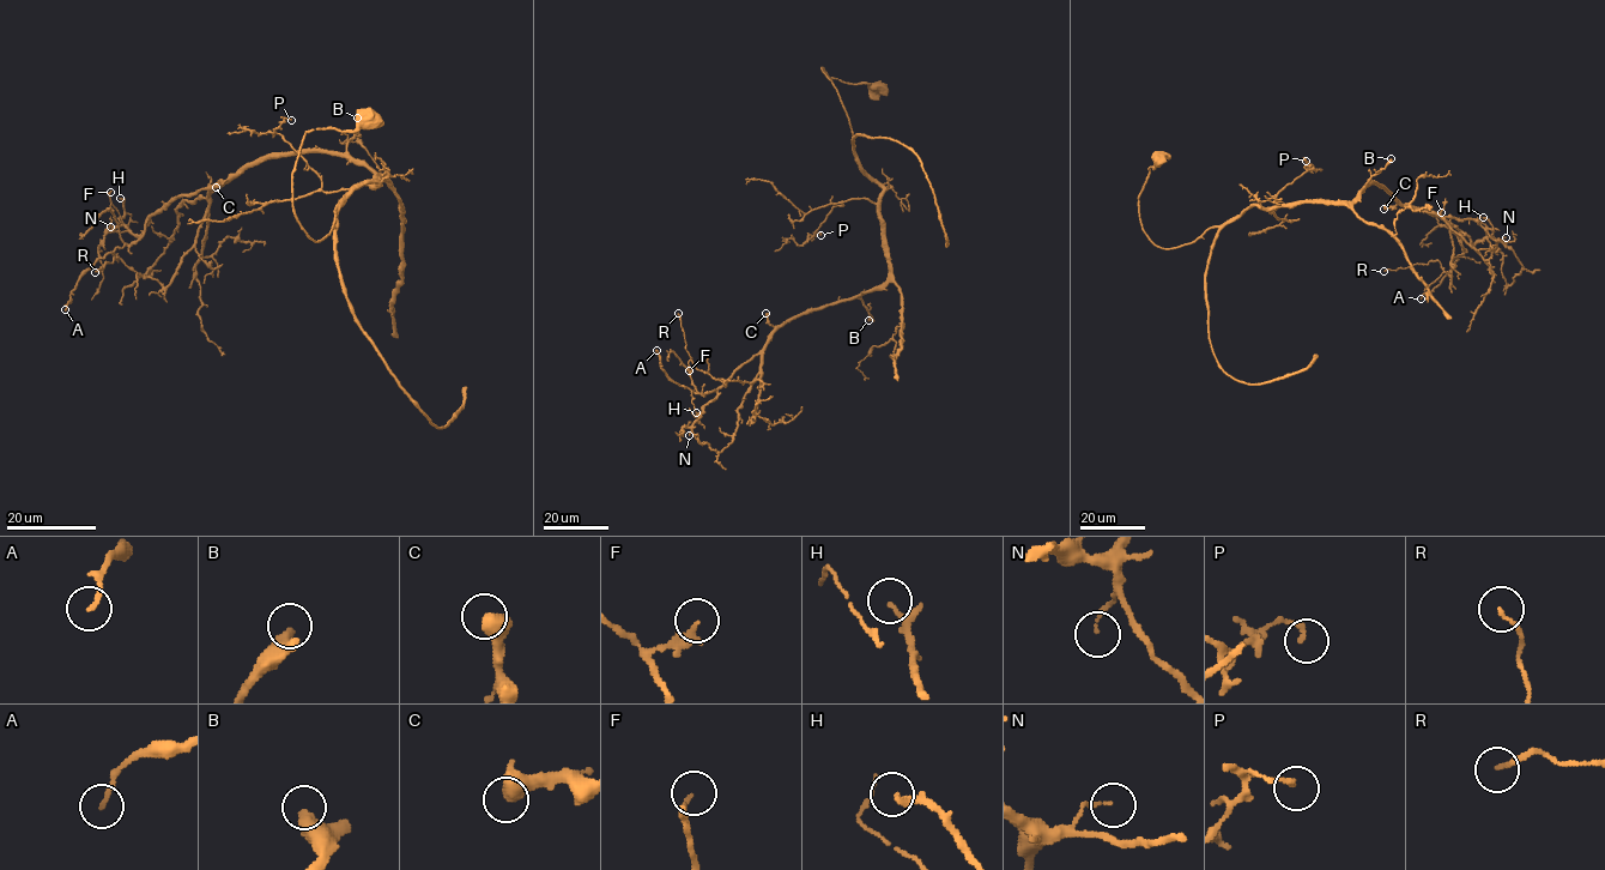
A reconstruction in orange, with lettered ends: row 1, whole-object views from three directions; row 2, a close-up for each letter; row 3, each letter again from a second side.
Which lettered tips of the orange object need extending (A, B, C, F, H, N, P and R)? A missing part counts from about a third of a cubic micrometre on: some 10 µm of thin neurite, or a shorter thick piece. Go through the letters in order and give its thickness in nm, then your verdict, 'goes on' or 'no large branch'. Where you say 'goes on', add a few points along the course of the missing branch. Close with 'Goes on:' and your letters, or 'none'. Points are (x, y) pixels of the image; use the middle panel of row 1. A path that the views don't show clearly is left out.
A: calibre 150 nm; no large branch
B: calibre 440 nm; no large branch
C: calibre 400 nm; no large branch
F: calibre 220 nm; no large branch
H: calibre 130 nm; no large branch
N: calibre 110 nm; no large branch
P: calibre 160 nm; no large branch
R: calibre 150 nm; no large branch
Goes on: none

